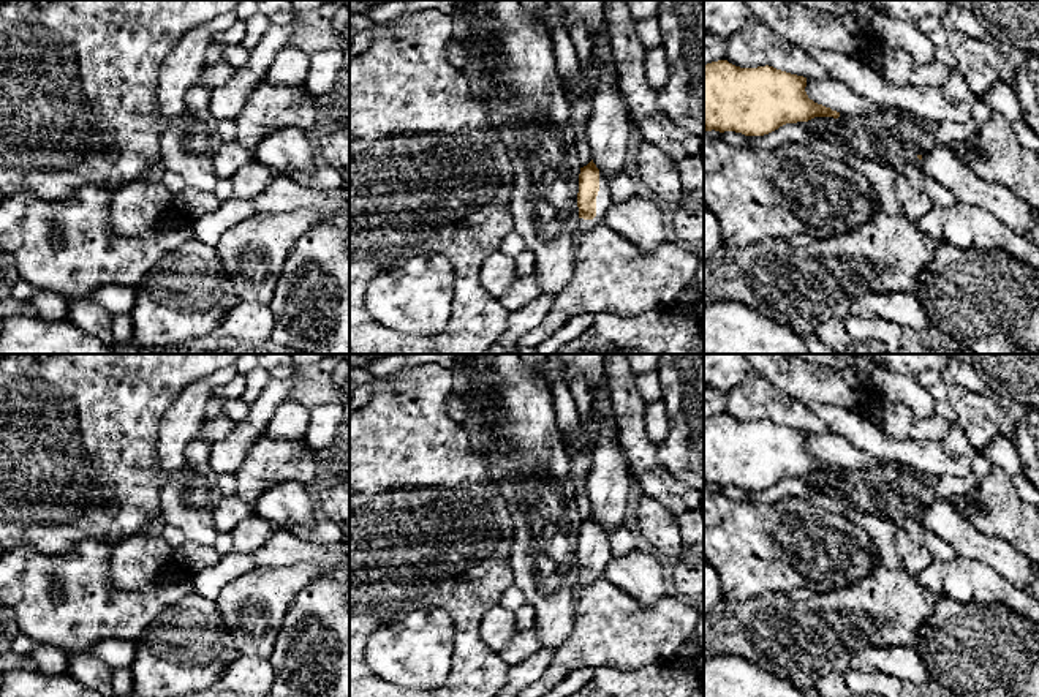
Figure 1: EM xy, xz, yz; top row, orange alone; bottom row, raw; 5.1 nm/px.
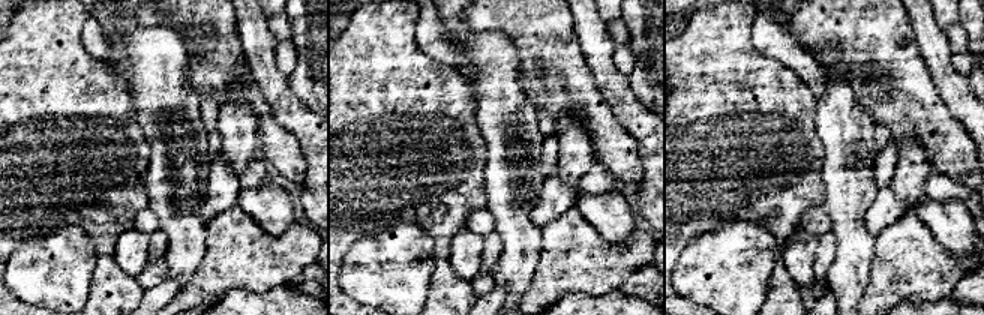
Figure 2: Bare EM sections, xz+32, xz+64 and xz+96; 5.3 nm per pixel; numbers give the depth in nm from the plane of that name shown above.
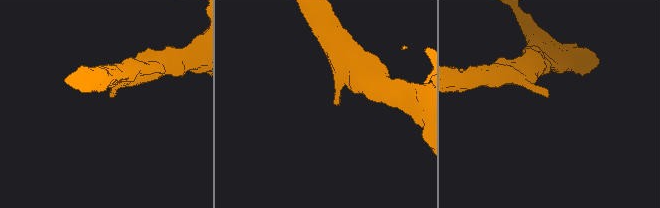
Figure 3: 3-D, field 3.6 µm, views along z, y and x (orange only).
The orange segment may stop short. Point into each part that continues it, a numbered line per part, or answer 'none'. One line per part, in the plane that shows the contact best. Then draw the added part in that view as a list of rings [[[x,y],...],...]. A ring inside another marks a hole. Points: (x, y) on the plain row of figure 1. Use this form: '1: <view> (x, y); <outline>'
1: xz (584, 580); [[[599,526],[599,545],[596,550],[596,571],[593,574],[579,572],[574,588],[576,586],[587,588],[587,586],[596,583],[599,578],[604,578],[607,559],[609,559],[607,536],[606,536],[604,529]]]

